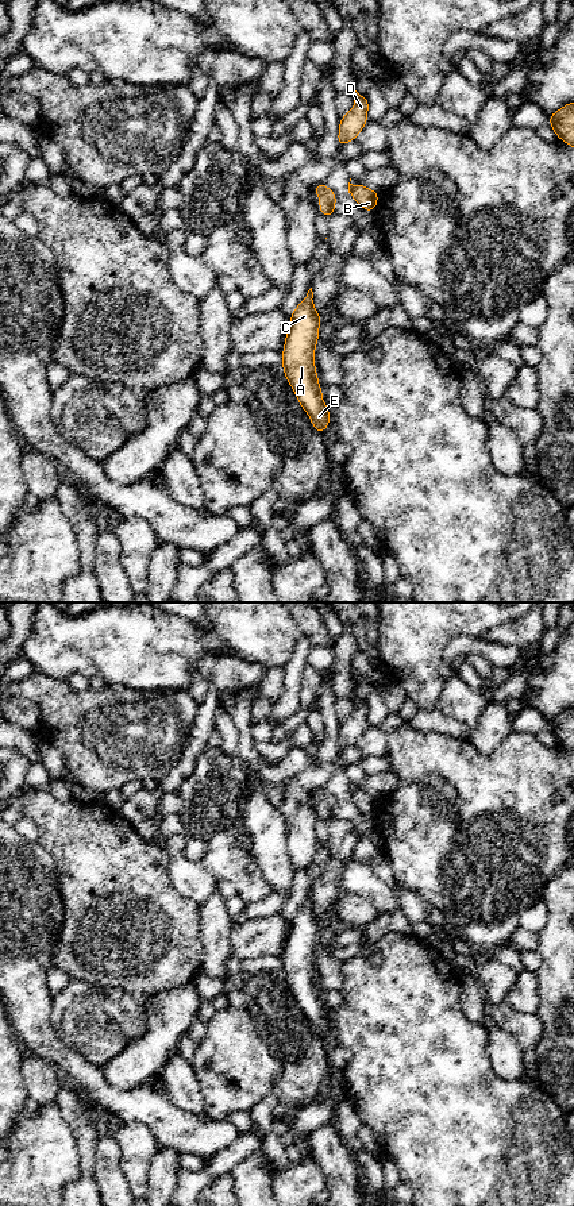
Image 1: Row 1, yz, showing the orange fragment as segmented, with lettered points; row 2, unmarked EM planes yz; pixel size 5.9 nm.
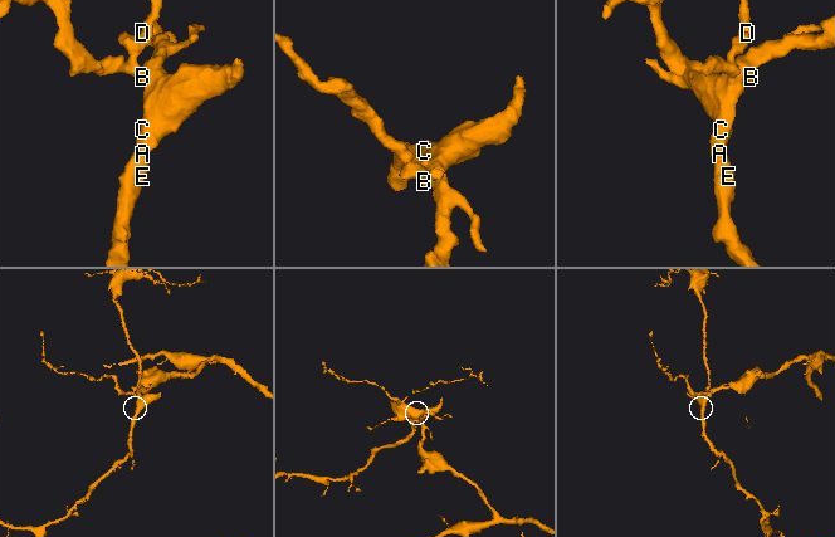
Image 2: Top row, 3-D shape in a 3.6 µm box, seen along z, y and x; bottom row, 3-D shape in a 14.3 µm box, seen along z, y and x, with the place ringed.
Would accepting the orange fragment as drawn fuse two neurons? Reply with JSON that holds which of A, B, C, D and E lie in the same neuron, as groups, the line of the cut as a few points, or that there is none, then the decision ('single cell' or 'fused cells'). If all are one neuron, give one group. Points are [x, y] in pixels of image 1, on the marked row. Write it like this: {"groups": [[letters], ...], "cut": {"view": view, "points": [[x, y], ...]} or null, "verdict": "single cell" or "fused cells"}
{"groups": [["A", "B", "C", "D", "E"]], "cut": null, "verdict": "single cell"}

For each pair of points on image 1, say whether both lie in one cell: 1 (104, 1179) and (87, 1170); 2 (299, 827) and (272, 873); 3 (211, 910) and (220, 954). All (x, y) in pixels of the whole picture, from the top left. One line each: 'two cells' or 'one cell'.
1: two cells
2: two cells
3: one cell

